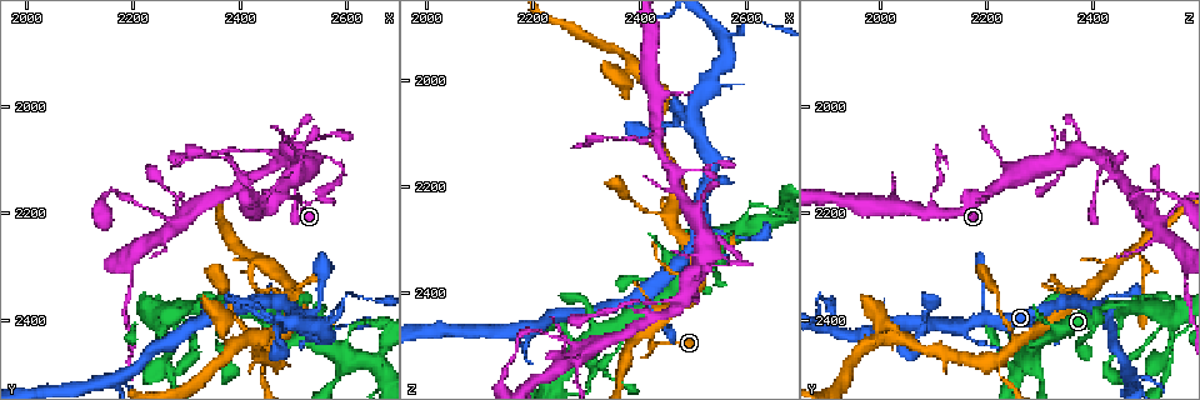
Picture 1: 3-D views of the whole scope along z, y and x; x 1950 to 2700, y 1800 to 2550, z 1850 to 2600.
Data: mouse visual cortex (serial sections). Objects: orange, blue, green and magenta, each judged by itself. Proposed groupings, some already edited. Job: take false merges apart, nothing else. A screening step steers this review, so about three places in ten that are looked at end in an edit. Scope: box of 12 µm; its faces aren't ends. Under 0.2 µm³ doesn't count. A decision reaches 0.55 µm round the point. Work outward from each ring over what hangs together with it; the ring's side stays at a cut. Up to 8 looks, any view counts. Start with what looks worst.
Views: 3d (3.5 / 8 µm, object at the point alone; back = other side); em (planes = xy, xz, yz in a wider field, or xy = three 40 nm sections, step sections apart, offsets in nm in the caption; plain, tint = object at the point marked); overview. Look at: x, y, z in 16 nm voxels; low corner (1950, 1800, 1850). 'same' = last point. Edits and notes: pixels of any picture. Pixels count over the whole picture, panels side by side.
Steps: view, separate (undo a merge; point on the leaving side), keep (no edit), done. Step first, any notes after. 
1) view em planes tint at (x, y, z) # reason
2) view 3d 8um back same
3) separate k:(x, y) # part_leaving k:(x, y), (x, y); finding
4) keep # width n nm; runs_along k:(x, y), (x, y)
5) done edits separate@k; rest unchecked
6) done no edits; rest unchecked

view 3d 3.5um at (2420, 2270, 2485) # branch point

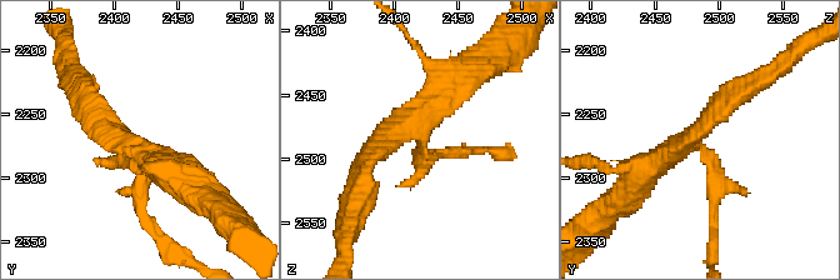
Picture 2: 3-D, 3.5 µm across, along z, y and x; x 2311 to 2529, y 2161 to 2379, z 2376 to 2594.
view em xy step 1 plain at (2424, 2274, 2480)

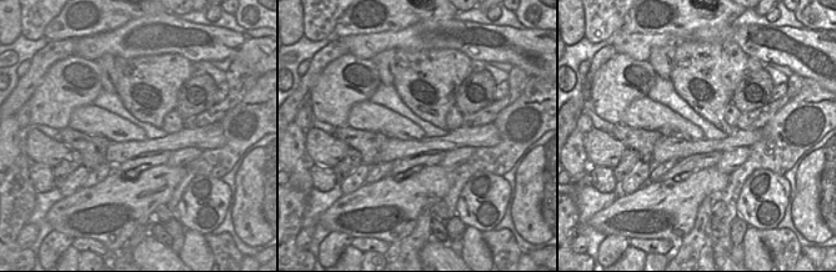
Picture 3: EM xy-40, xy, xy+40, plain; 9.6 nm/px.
view em xy step 1 tint same

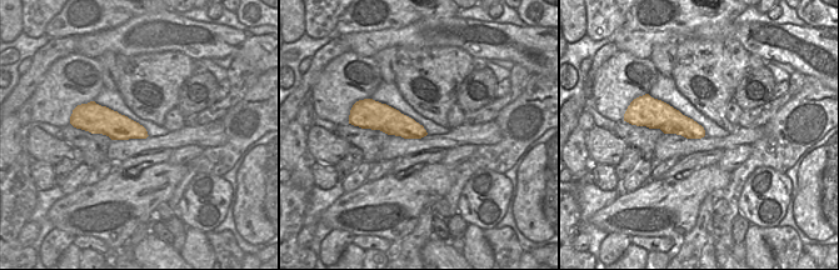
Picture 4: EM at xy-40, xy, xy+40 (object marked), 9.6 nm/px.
keep # runs_along 2:(426, 154), (423, 113), (461, 74); all the same cell

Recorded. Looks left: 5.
view 3d 8um at (2460, 2465, 2230)

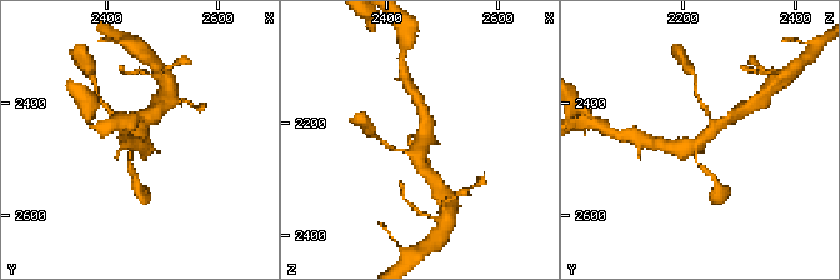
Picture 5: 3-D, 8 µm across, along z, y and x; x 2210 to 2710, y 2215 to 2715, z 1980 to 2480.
view 3d 3.5um at (2465, 2465, 2235)

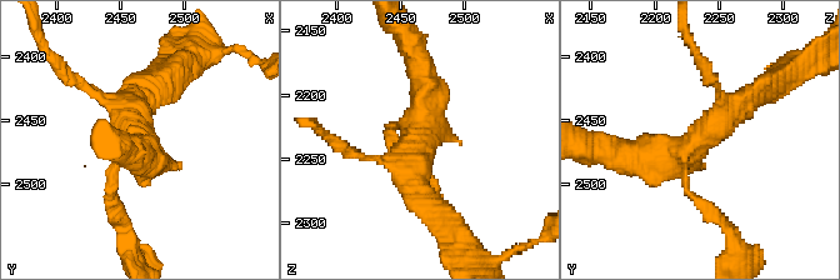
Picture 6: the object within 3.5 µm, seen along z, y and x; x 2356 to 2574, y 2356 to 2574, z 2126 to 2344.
keep # arm_widths 100, 300, 400 nm; runs_along 6:(759, 93), (675, 158), (621, 154); continuous, no second cell

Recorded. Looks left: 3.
view 3d 3.5um at (2390, 2445, 1975) # a fork

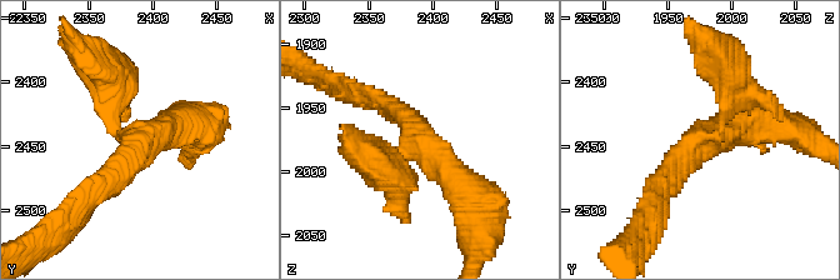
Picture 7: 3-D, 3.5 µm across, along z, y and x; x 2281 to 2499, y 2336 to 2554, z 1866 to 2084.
view em xy step 3 tint at (2392, 2444, 1978) # arms 3; arm_widths 250, 250, 400 nm

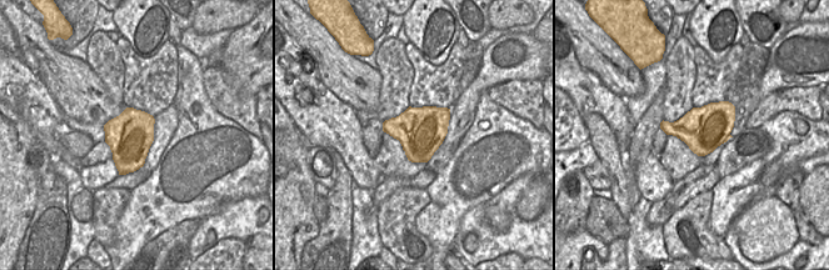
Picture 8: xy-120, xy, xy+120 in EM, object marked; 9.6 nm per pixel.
separate 7:(124, 79) # part_leaving 7:(111, 123), (111, 84), (70, 34); two cells meet here

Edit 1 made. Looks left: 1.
done edits separate@7; rest unchecked

